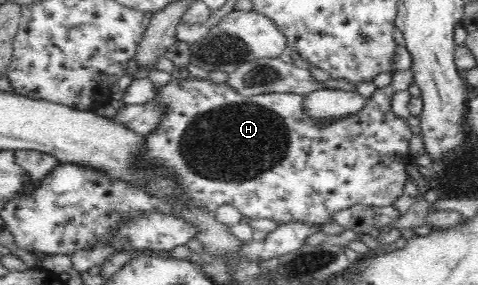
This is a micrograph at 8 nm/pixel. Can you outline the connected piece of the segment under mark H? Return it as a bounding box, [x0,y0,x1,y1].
[135,69,415,225]

